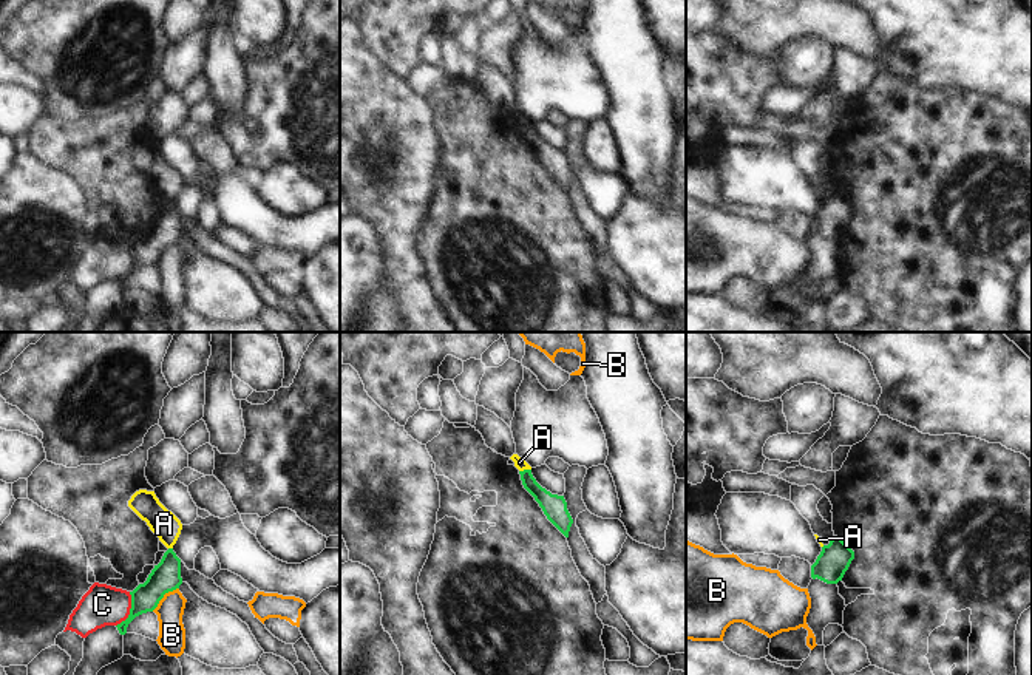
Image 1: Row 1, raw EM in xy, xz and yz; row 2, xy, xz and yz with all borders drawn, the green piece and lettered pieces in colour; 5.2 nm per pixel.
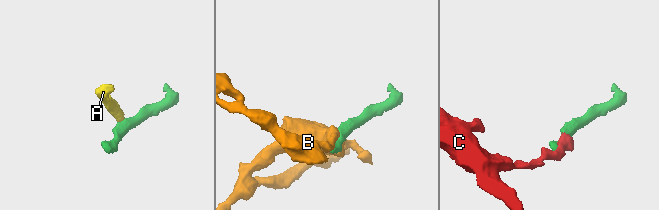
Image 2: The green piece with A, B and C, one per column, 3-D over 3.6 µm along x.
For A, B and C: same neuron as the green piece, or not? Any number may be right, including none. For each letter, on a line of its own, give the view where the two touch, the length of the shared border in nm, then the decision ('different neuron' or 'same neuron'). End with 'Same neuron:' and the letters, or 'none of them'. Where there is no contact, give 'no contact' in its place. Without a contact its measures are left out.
A: contact in xz; length 70 nm; different neuron
B: contact in xy; length 190 nm; different neuron
C: contact in xy; length 200 nm; different neuron
Same neuron: none of them

